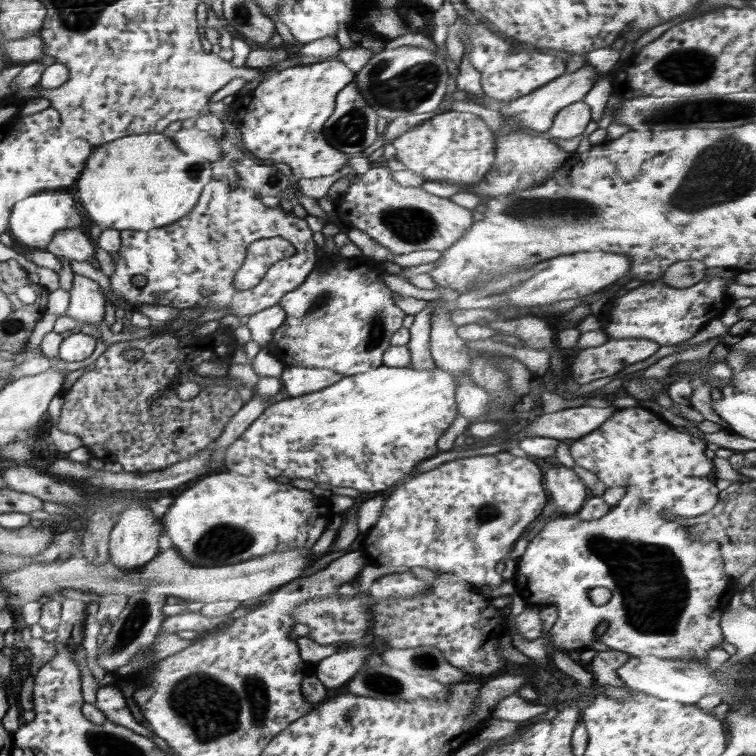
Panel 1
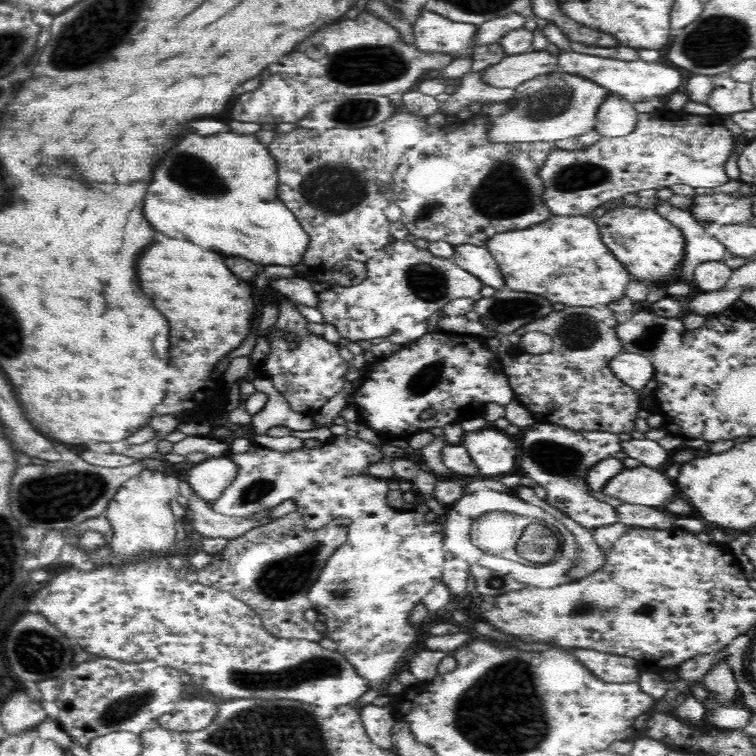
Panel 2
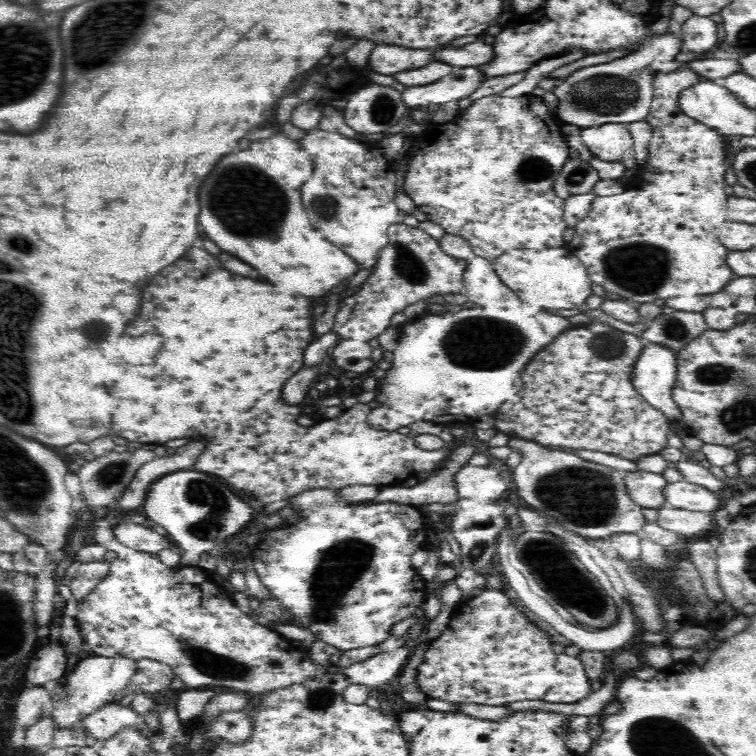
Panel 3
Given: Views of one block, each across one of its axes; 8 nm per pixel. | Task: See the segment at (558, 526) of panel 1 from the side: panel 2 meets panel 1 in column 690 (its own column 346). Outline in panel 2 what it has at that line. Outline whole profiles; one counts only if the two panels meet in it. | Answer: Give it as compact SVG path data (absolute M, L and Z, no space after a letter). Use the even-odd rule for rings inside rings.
M357 475L336 480L334 484L307 485L292 499L296 502L296 511L302 514L305 526L312 530L328 526L338 516L351 520L346 542L330 556L307 593L313 609L326 616L324 634L336 642L336 650L344 655L356 672L370 682L384 681L396 675L396 664L404 658L418 634L409 616L430 590L441 583L444 566L442 520L434 521L412 508L397 510L390 507L387 503L389 483L386 479Z

